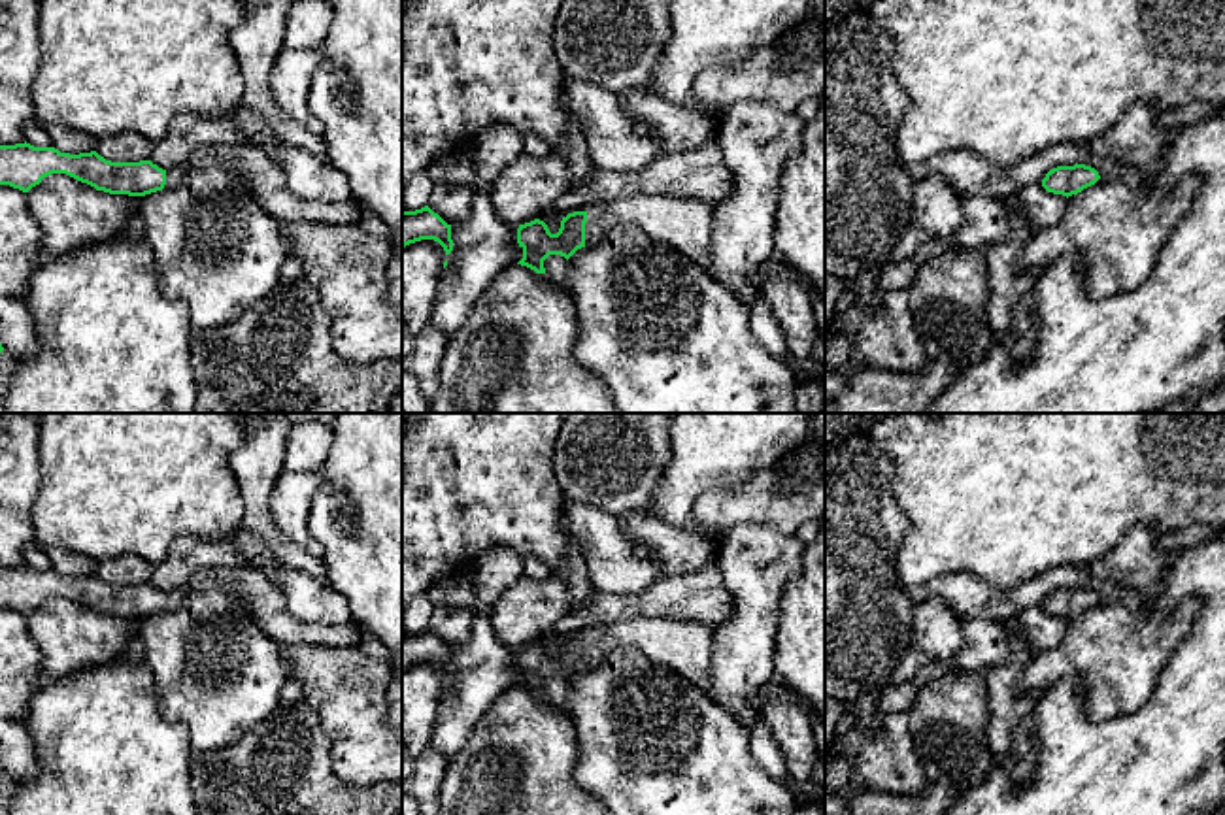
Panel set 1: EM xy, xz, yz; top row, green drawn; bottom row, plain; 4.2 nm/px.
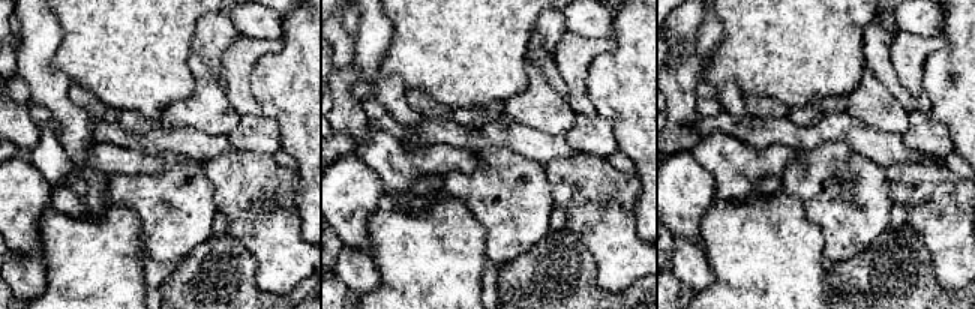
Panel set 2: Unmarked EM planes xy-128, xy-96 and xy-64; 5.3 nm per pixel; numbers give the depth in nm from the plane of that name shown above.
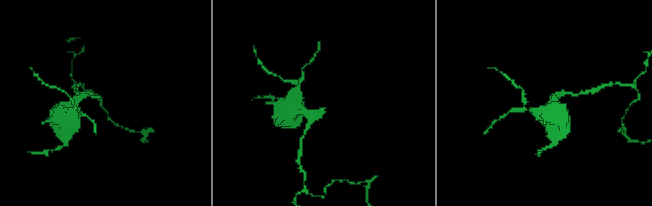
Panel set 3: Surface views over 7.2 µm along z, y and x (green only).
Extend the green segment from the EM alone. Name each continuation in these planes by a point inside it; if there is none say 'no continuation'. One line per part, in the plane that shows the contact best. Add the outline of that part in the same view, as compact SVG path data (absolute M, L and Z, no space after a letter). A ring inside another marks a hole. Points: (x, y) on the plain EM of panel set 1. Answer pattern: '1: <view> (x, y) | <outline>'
1: xz (688, 648) | M630 617L587 632L585 668L615 649L638 649L712 696L713 626L651 617Z

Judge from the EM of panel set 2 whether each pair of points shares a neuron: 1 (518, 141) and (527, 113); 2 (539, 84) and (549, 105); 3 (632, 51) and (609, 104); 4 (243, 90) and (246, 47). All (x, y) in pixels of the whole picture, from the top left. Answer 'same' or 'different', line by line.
1: different
2: same
3: same
4: same

